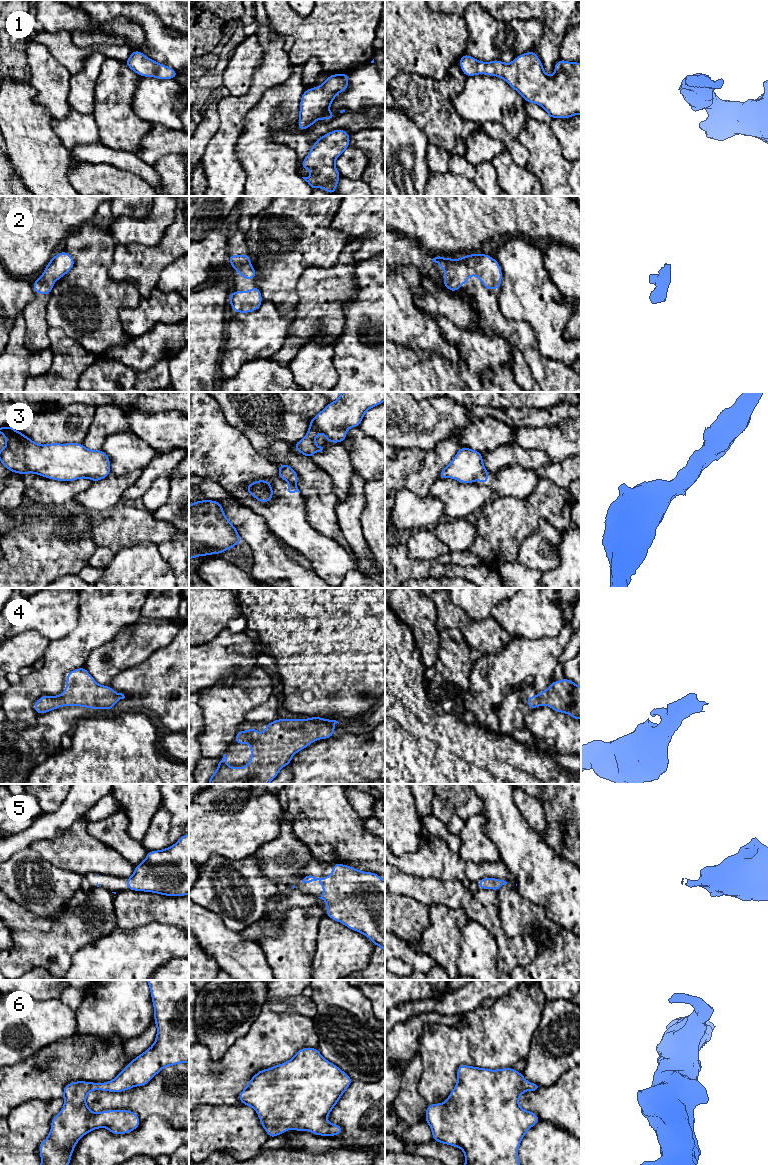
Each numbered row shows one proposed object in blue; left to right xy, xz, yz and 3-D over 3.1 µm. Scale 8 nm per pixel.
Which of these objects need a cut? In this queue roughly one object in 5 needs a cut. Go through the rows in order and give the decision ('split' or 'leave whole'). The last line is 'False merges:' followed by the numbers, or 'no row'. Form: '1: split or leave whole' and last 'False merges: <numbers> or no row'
1: leave whole
2: leave whole
3: split
4: leave whole
5: leave whole
6: leave whole
False merges: 3

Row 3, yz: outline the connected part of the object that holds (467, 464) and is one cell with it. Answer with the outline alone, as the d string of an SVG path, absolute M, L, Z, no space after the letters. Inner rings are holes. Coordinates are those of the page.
M461 447L452 461L439 473L438 478L452 478L460 483L474 483L479 474L486 471L482 453Z

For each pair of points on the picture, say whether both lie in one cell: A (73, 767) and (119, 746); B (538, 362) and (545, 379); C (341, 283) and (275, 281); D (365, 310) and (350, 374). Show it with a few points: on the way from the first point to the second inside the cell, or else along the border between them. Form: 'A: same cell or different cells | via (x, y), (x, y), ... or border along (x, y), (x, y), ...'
A: same cell | via (84, 767), (98, 767), (108, 757)
B: same cell | via (540, 366), (545, 371), (545, 375)
C: different cells | border along (315, 266), (307, 268), (299, 279), (296, 305)
D: same cell | via (360, 326), (355, 333), (355, 358)

